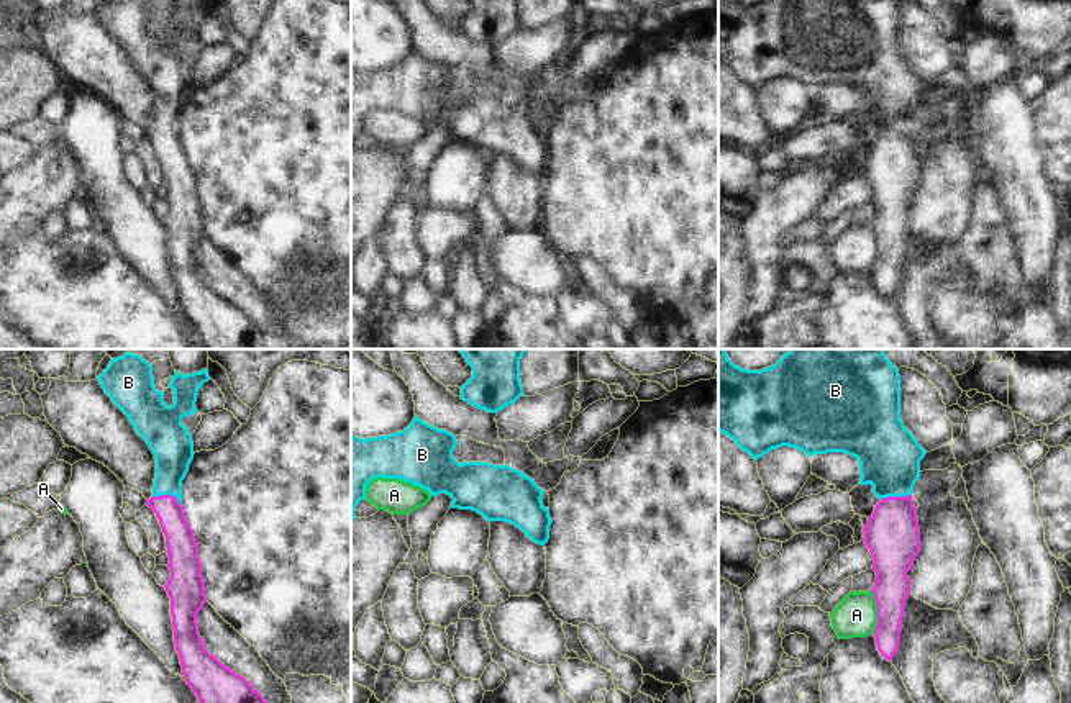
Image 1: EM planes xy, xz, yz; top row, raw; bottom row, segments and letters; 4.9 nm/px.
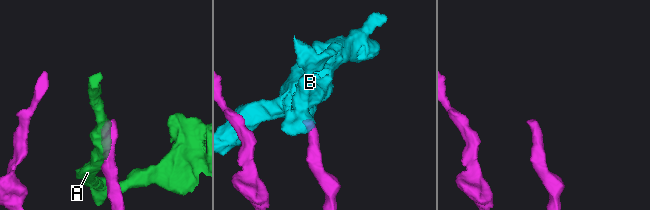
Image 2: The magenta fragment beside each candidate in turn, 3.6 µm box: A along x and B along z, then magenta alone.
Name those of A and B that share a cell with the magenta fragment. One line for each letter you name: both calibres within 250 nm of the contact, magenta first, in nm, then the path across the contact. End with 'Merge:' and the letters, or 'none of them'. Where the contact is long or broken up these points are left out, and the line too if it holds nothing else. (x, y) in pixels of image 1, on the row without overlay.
B: 280/300 nm | across yz (893, 169), (894, 130), (889, 89)
Merge: B

